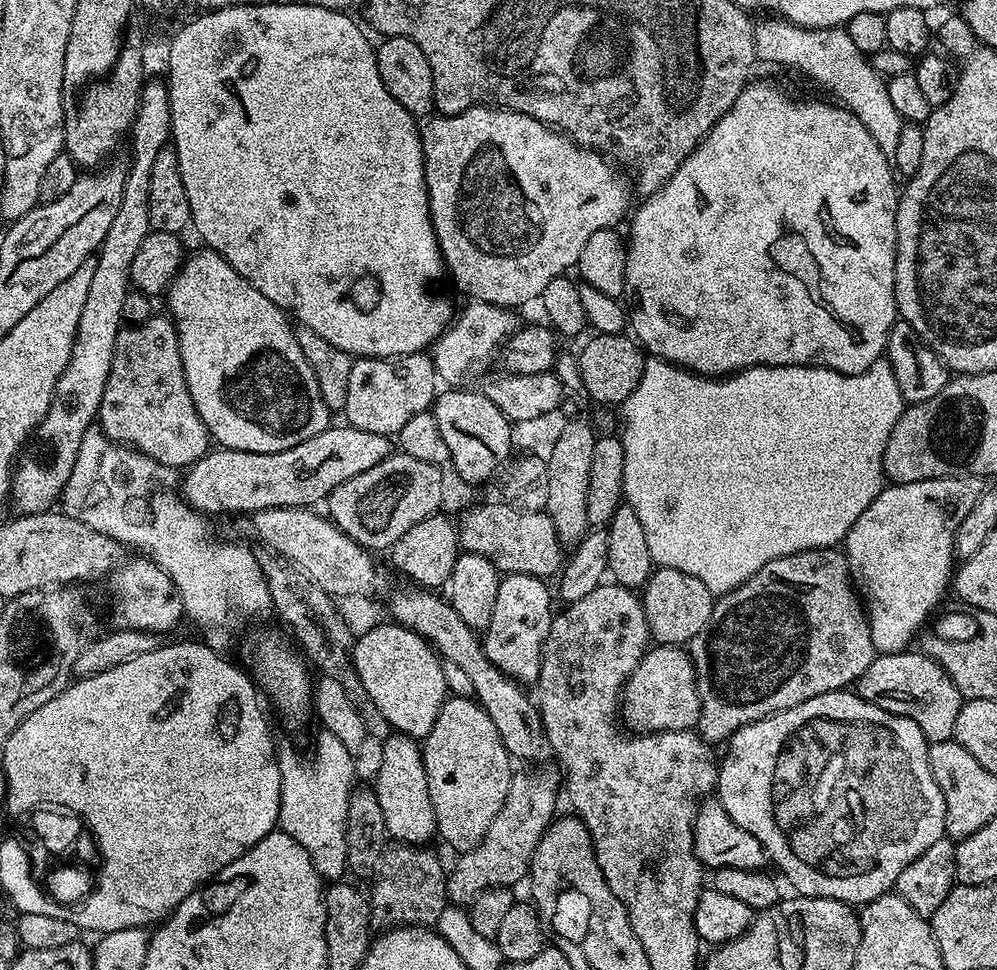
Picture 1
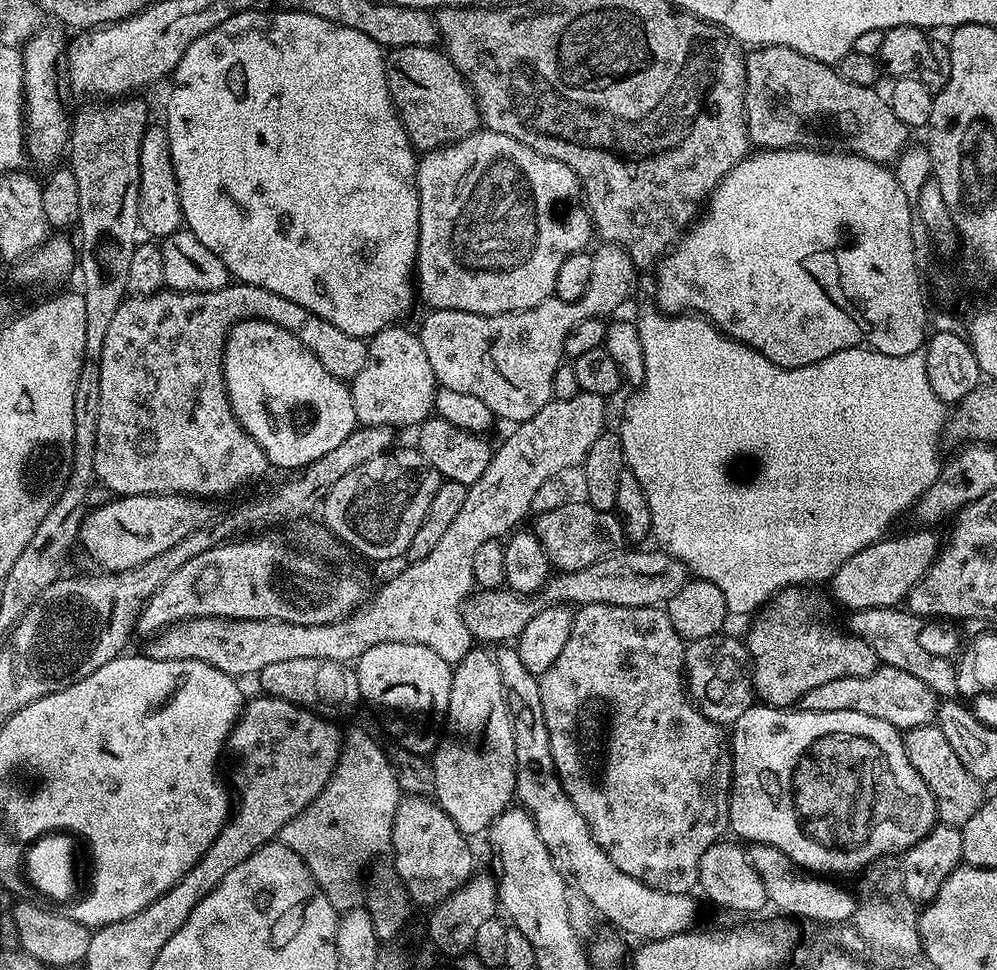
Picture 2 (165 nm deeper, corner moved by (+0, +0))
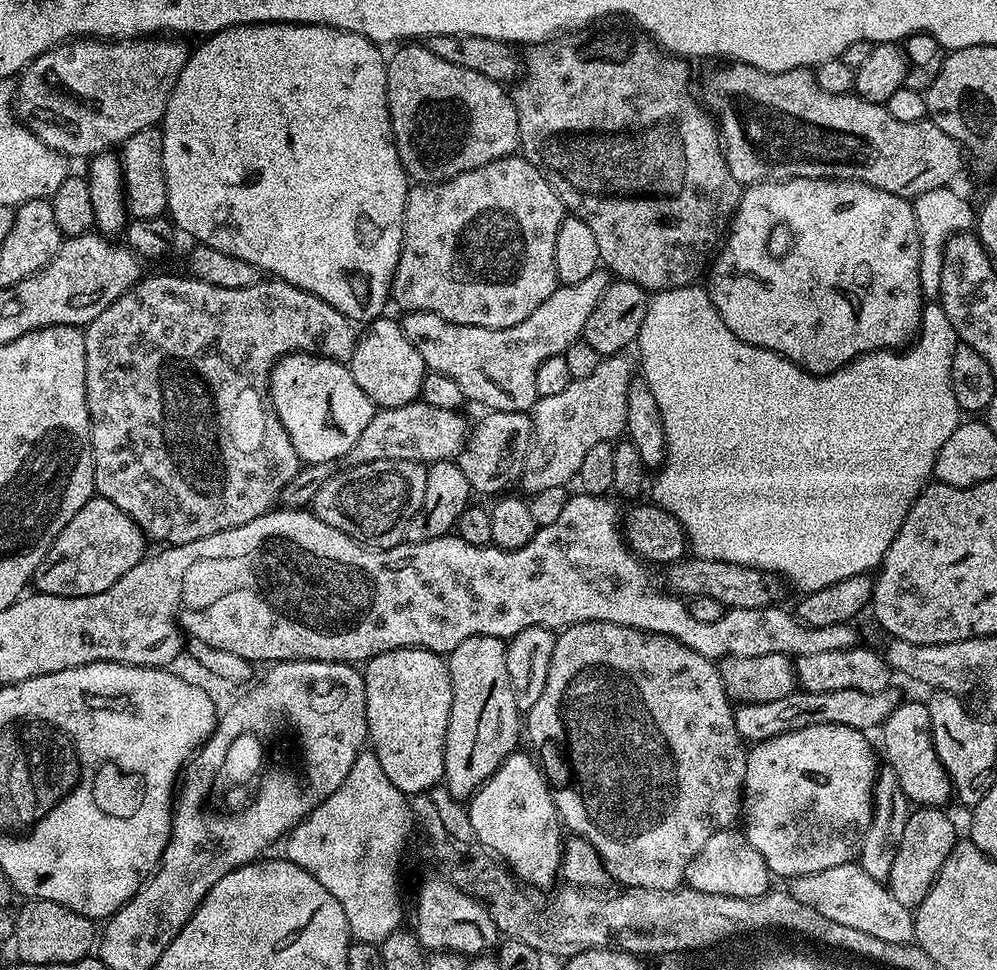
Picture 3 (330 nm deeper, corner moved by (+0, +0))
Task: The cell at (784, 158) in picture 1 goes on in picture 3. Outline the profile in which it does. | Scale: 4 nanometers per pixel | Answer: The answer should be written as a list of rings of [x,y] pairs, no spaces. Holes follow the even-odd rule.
[[[814,178],[777,180],[767,184],[753,184],[743,189],[740,205],[736,207],[736,215],[732,218],[728,235],[710,265],[706,287],[708,296],[714,302],[722,322],[726,322],[726,326],[730,326],[730,330],[738,338],[742,338],[742,342],[777,352],[815,376],[826,376],[829,372],[836,372],[842,366],[846,366],[855,356],[860,356],[863,352],[899,349],[907,345],[920,331],[922,293],[918,274],[919,261],[918,222],[914,218],[911,199],[890,194],[886,190],[878,190],[857,180],[815,180]]]

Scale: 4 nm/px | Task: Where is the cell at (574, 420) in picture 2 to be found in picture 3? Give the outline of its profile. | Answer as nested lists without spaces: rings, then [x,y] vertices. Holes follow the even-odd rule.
[[[628,354],[609,356],[601,359],[598,370],[590,374],[590,378],[573,379],[570,386],[566,386],[566,390],[559,394],[541,396],[537,399],[534,409],[534,439],[532,448],[528,451],[528,462],[524,465],[522,477],[525,493],[550,490],[550,486],[565,486],[569,483],[568,480],[575,481],[590,446],[598,446],[598,442],[603,440],[612,442],[625,435],[626,392],[630,390],[630,382],[634,378],[632,364],[634,368],[633,357],[631,360]]]

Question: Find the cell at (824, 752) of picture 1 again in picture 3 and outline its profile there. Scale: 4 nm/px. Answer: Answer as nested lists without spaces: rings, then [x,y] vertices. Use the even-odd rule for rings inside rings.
[[[819,724],[763,740],[751,747],[742,797],[742,831],[750,846],[766,858],[773,877],[814,874],[818,870],[830,870],[830,866],[853,863],[859,857],[862,838],[872,817],[872,788],[878,771],[878,752],[872,749],[868,738],[850,726]]]

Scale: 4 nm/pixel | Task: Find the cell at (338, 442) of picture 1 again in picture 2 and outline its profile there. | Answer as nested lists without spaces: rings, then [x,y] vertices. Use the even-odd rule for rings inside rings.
[[[151,492],[145,496],[116,496],[110,500],[97,503],[96,509],[93,507],[85,515],[78,539],[79,547],[84,547],[85,554],[104,574],[137,568],[142,562],[170,550],[170,546],[182,542],[182,538],[186,538],[194,530],[205,528],[214,519],[214,512],[208,505],[211,503],[199,496],[183,496],[181,492]]]

